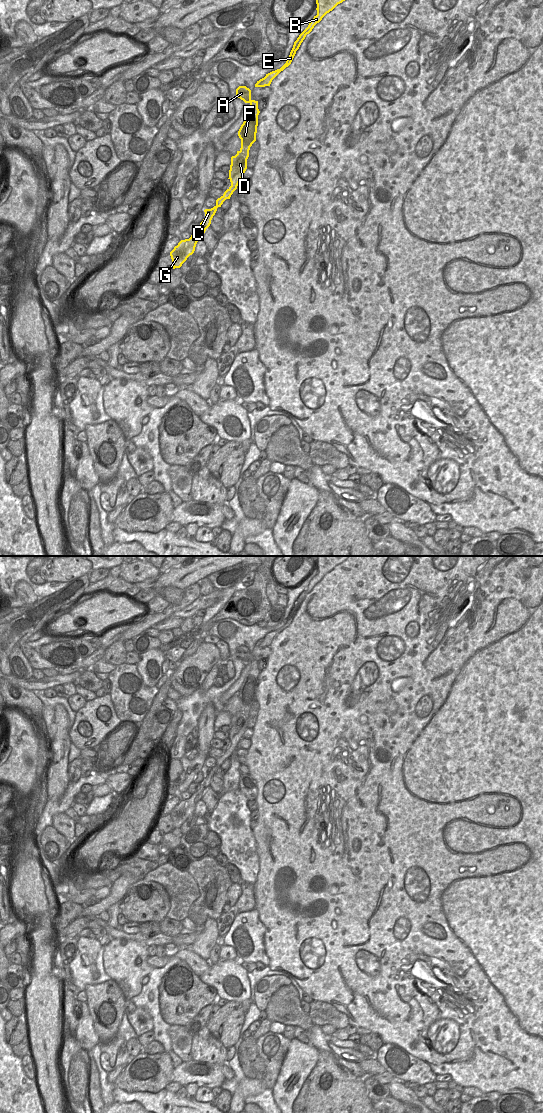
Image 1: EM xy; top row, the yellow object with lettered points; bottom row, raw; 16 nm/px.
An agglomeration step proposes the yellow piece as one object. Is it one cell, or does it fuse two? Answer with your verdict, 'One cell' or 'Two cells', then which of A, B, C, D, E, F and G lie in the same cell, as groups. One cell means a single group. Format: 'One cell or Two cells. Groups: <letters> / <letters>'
Two cells. Groups: A / B C D E F G.

